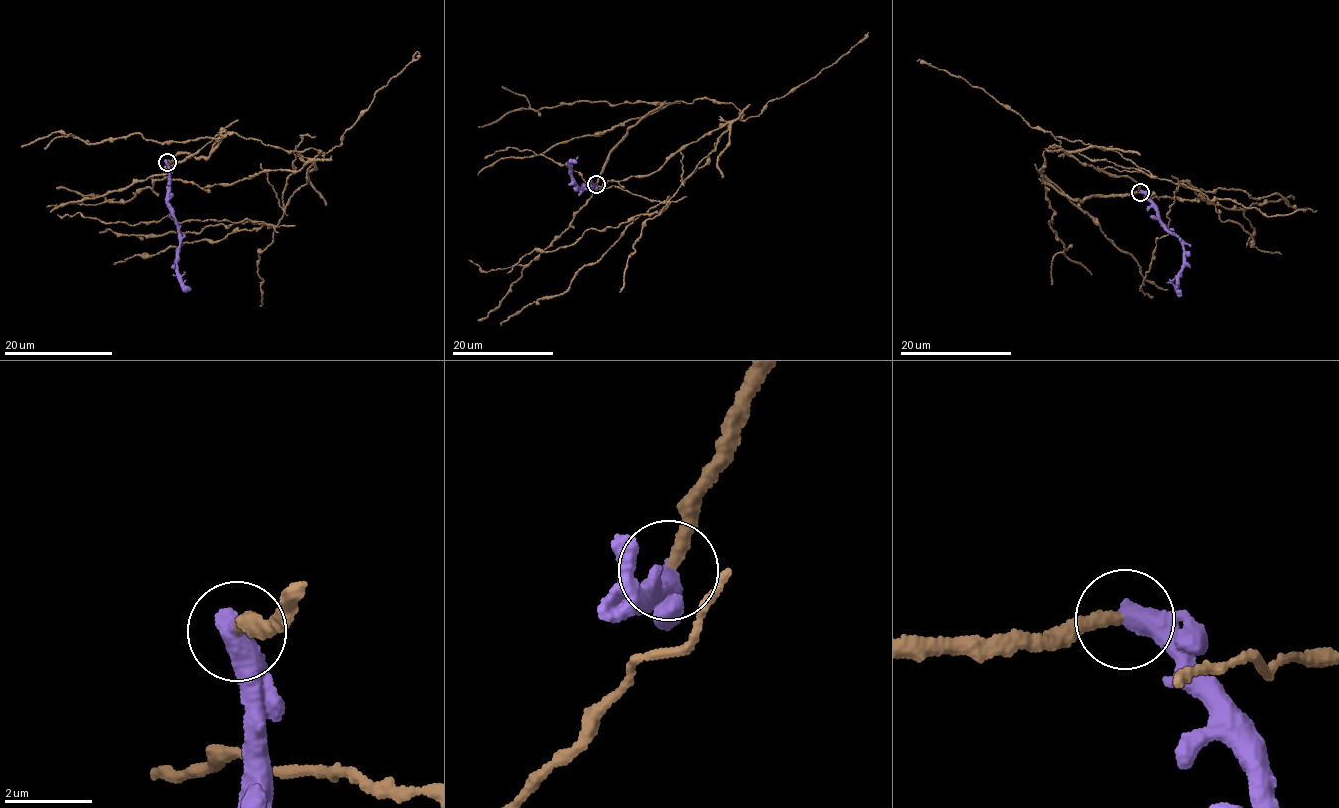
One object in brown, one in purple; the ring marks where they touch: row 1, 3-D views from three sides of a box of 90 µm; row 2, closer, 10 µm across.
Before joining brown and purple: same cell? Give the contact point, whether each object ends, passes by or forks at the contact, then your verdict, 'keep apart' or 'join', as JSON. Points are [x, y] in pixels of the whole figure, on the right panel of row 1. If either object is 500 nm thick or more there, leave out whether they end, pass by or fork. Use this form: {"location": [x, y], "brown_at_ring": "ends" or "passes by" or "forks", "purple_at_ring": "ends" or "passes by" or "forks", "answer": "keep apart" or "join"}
{"location": [1140, 192], "answer": "keep apart"}

